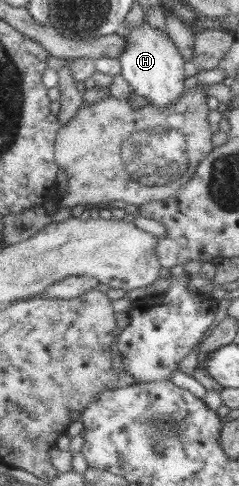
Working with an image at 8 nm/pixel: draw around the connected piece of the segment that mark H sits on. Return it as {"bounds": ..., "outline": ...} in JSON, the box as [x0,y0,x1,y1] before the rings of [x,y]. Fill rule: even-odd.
{"bounds":[118,22,187,110],"outline":[[[124,22],[124,33],[122,34],[123,37],[128,41],[126,43],[126,48],[124,49],[124,52],[121,53],[121,55],[118,57],[118,60],[120,61],[121,64],[121,75],[123,76],[123,79],[127,81],[130,85],[130,89],[132,89],[133,93],[135,93],[136,96],[141,96],[145,99],[148,99],[149,102],[151,102],[149,105],[161,110],[163,108],[171,108],[174,104],[177,103],[177,99],[181,98],[183,96],[183,93],[187,89],[185,89],[185,79],[186,75],[184,72],[184,59],[183,56],[180,54],[180,51],[174,46],[173,40],[168,36],[168,33],[161,32],[157,30],[156,28],[153,28],[152,26],[149,26],[147,22],[142,22],[140,26],[135,26],[135,28],[131,28],[131,30],[128,30],[125,27],[125,22]]]}

